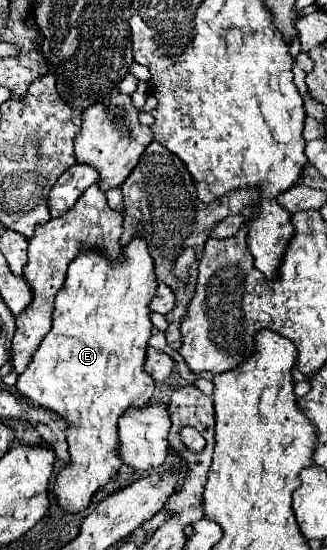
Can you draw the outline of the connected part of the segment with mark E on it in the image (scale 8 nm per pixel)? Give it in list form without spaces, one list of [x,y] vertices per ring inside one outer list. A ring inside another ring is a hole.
[[[135,235],[117,259],[109,259],[99,247],[85,247],[71,261],[67,269],[67,279],[63,289],[55,299],[53,311],[53,327],[39,343],[33,353],[31,363],[17,379],[17,391],[21,397],[29,399],[35,405],[55,411],[67,421],[67,443],[71,453],[71,463],[65,467],[55,481],[55,497],[59,505],[71,513],[83,511],[93,493],[109,483],[117,467],[121,467],[119,455],[119,439],[117,439],[117,419],[131,405],[143,405],[155,391],[155,381],[149,371],[145,371],[147,343],[151,337],[151,299],[157,291],[157,277],[153,271],[153,257],[149,255],[149,247],[145,235]]]

